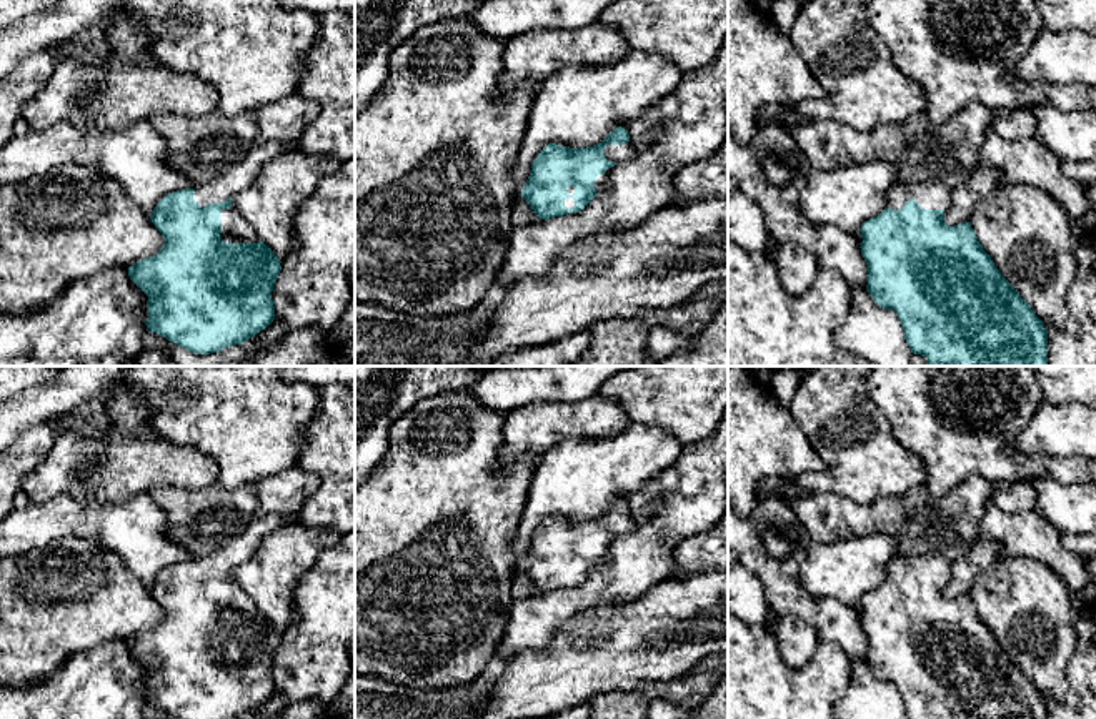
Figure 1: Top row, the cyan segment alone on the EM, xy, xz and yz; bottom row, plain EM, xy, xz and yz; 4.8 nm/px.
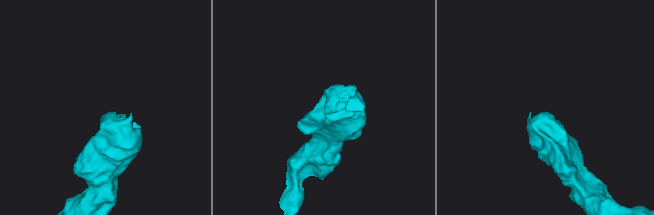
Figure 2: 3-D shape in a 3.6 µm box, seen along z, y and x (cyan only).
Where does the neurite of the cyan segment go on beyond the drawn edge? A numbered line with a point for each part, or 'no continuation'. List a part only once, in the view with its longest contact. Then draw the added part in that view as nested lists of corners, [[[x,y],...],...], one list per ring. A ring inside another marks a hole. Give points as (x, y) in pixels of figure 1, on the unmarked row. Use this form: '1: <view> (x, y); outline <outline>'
1: xy (234, 601); outline [[[235,583],[220,584],[220,611],[227,616],[258,616],[260,611],[253,599]]]
2: yz (930, 568); outline [[[901,554],[889,561],[886,581],[899,583],[909,571],[923,583],[946,583],[951,574],[951,563],[934,554]]]

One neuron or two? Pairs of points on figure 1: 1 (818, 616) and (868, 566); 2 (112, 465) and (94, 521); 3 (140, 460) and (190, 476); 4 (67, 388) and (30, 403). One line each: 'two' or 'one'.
1: two
2: two
3: one
4: one

